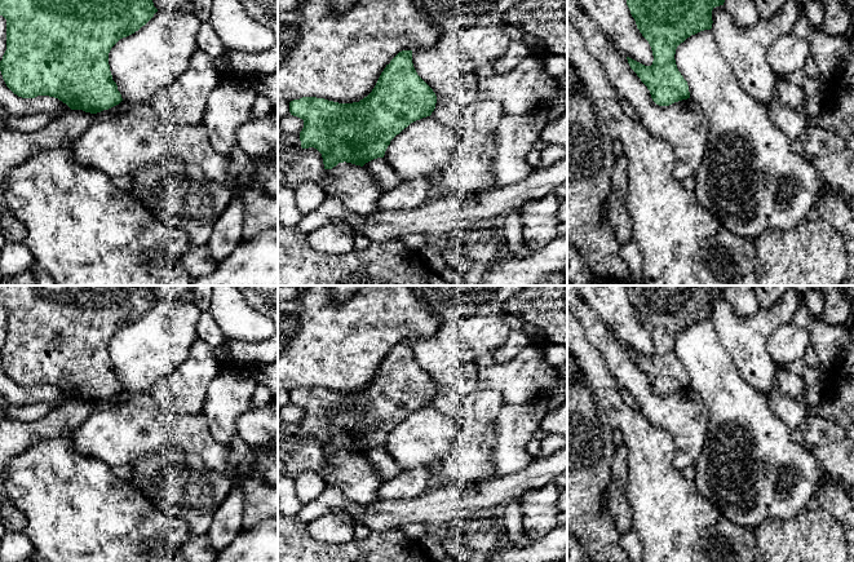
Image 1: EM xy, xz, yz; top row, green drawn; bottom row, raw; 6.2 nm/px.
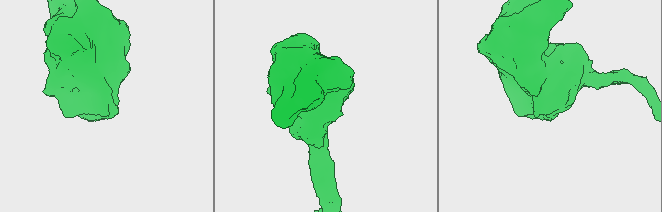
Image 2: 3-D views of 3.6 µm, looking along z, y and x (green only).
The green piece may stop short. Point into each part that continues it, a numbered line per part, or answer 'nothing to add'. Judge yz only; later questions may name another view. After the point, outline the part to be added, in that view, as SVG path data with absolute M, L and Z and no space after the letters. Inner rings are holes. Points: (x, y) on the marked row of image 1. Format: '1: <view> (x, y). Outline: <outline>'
nothing to add

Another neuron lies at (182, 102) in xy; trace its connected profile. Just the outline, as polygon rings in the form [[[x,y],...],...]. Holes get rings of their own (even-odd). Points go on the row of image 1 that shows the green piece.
[[[198,49],[190,58],[189,68],[158,92],[151,105],[160,111],[165,121],[177,125],[200,124],[205,102],[218,81],[214,59]]]

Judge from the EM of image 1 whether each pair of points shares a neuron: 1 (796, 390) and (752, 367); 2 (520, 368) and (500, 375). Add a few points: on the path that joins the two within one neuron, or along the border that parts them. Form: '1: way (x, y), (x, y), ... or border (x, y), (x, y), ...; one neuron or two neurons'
1: border (778, 367), (775, 388); two neurons
2: way (514, 374), (505, 375); one neuron

